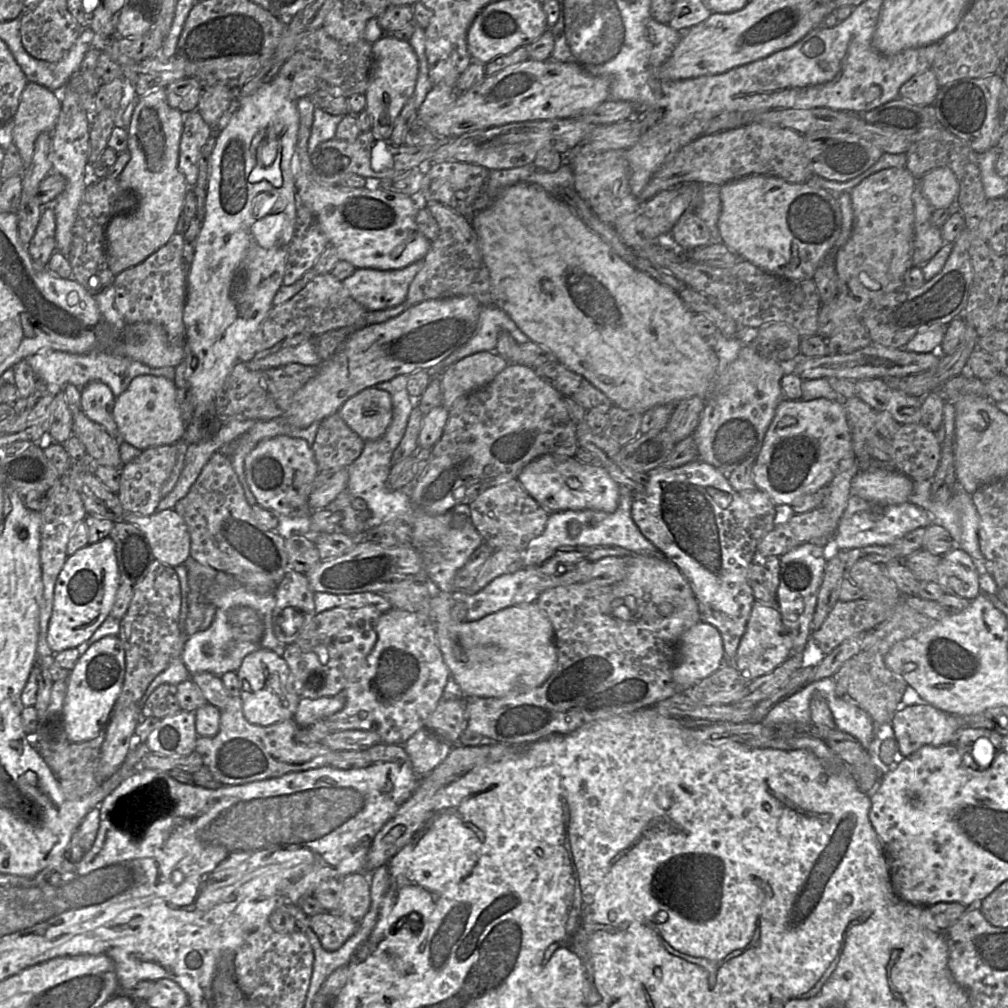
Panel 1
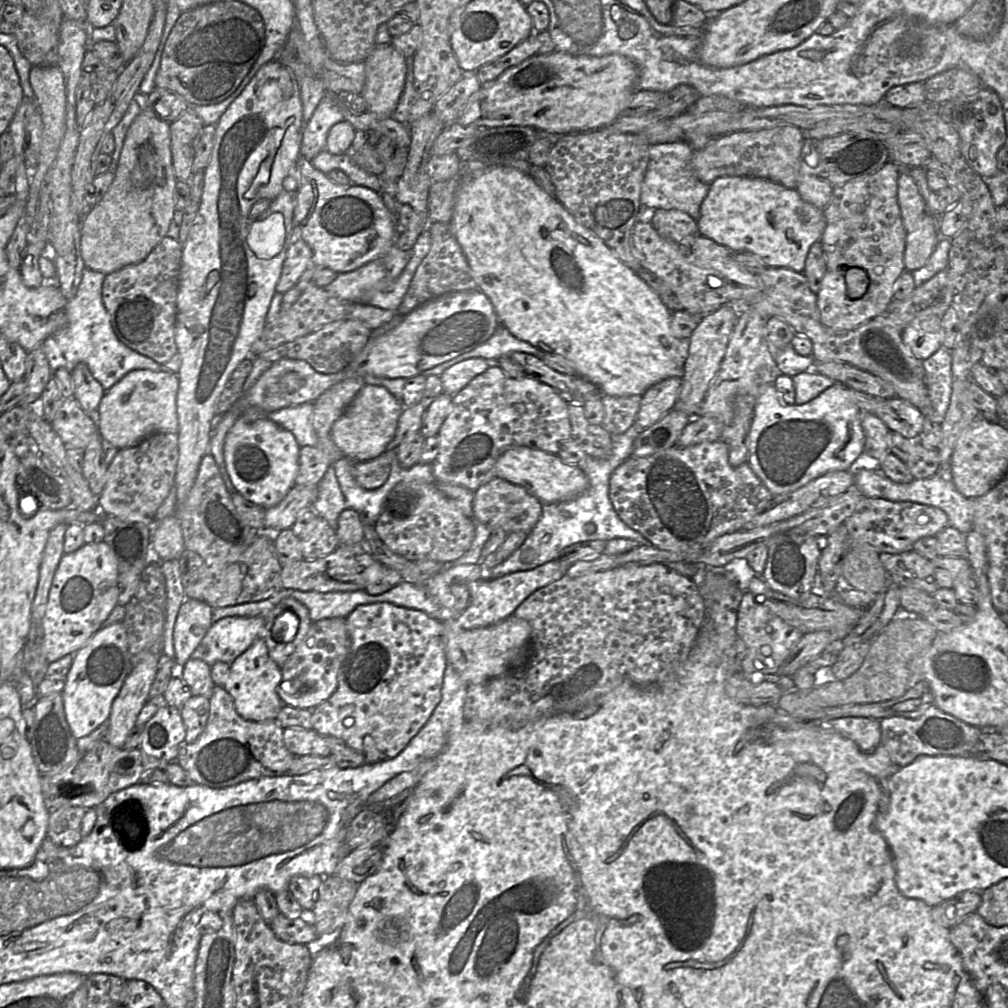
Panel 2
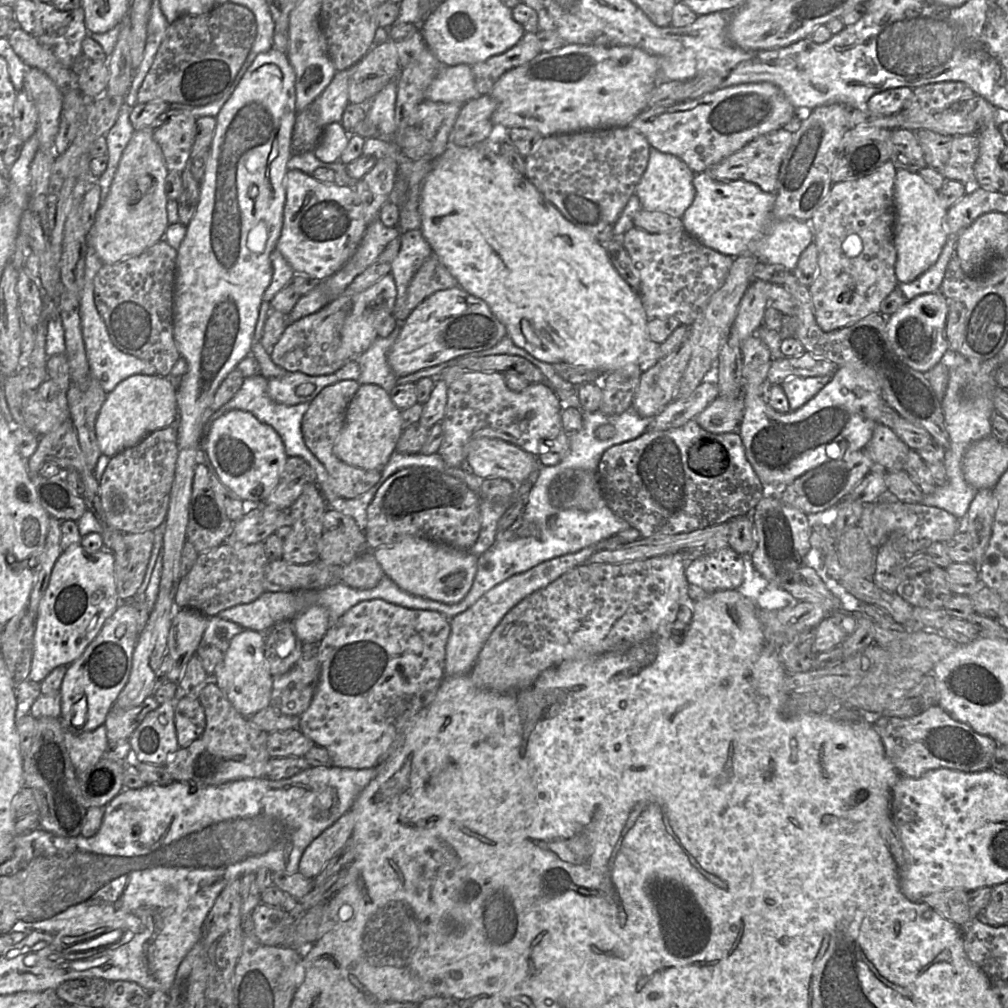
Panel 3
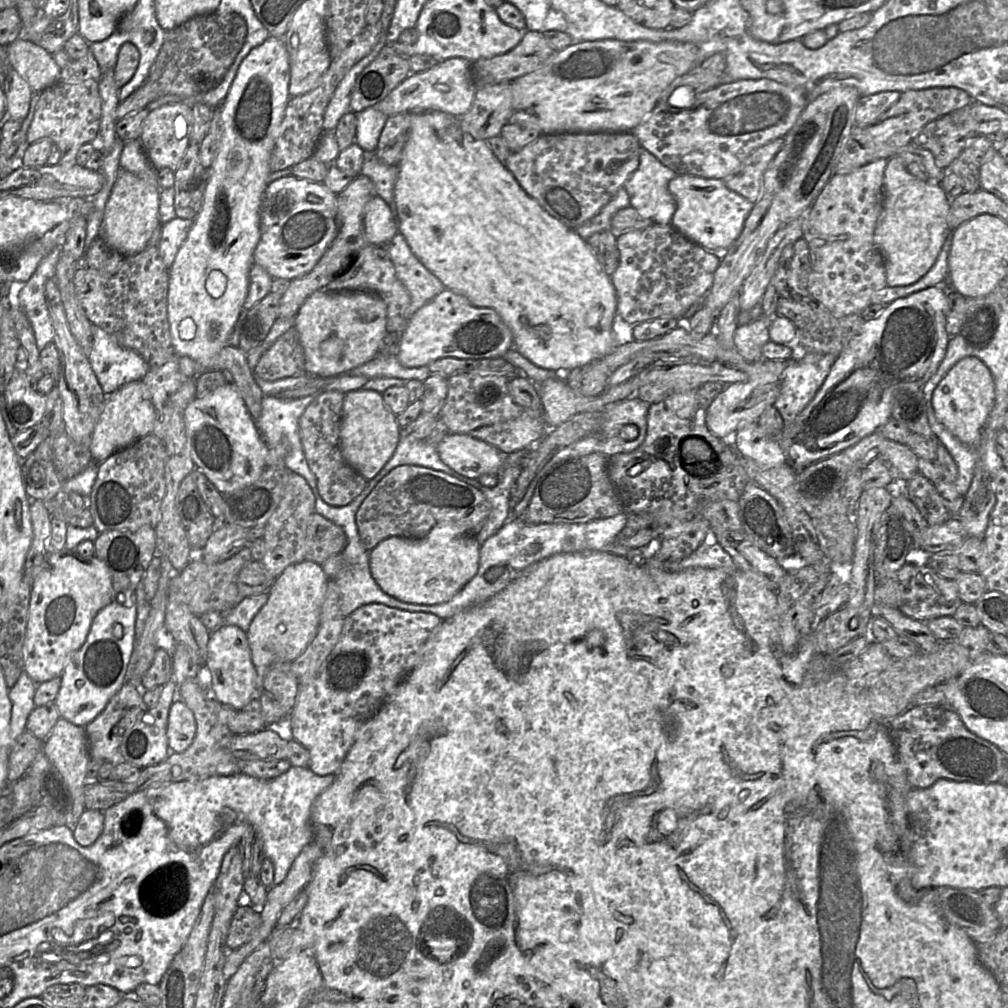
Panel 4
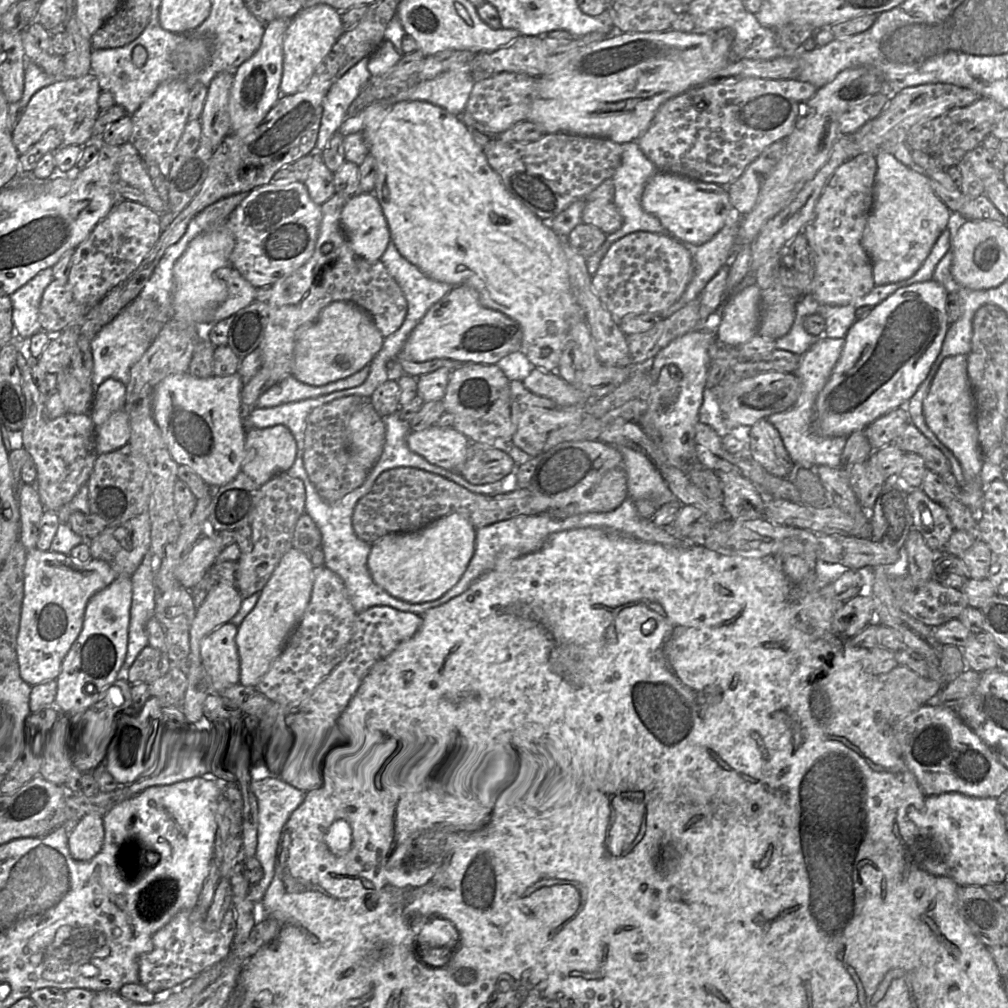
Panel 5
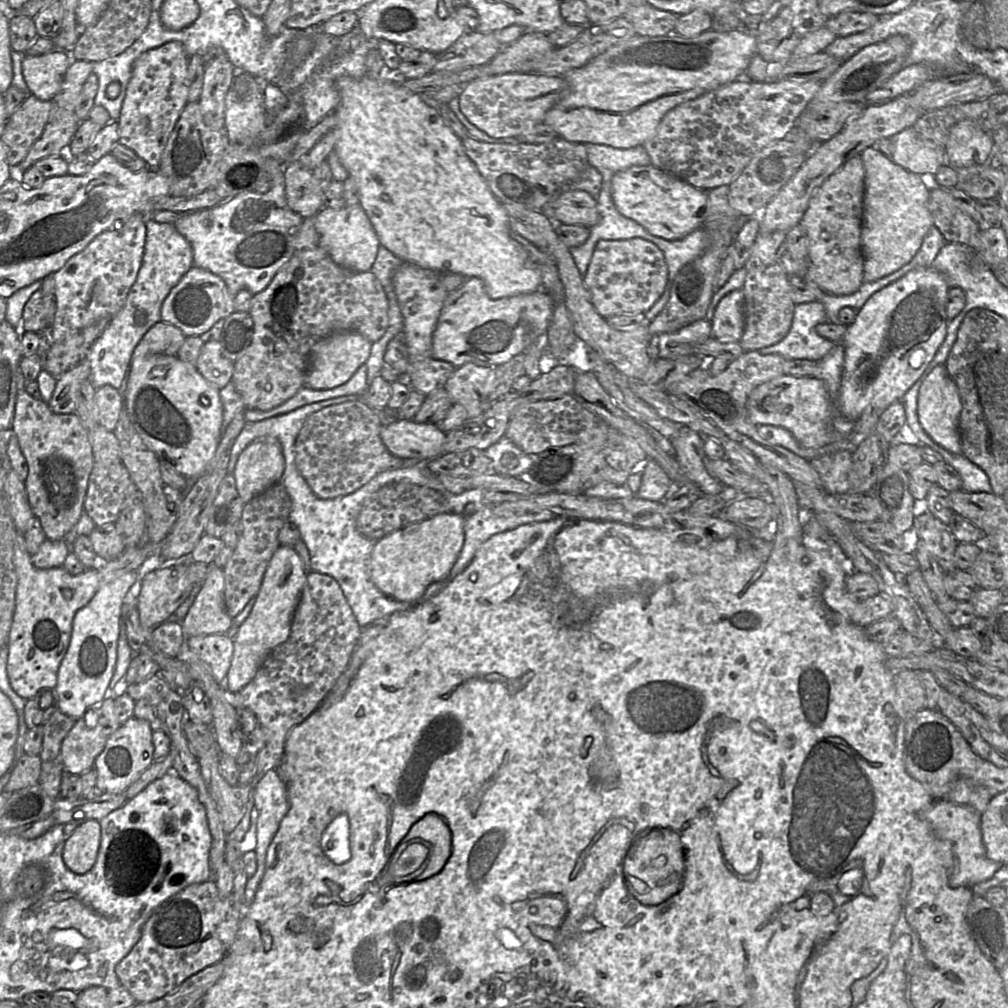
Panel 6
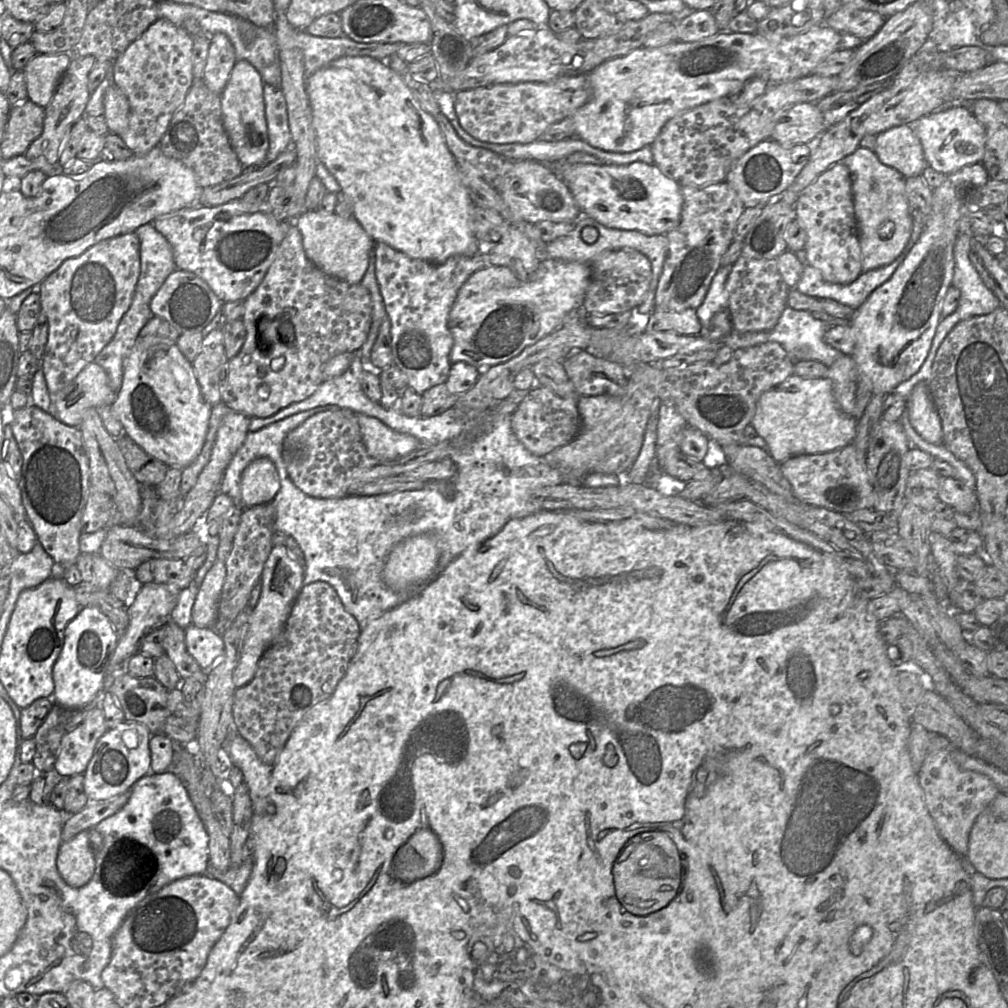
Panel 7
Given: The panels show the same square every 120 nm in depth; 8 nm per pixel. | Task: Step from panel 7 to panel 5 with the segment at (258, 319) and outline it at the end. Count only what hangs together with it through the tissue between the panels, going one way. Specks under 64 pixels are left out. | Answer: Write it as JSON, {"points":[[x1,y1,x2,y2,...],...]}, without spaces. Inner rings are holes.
{"points":[[334,194,321,205,322,218,312,257,292,274,271,285,264,337,257,349,262,355,261,367,271,370,274,384,292,375,295,335,299,327,316,320,331,302,349,301,366,310,384,338,399,329,405,320,407,301,398,283,380,260,370,263,355,254,342,232,340,215,350,198]]}

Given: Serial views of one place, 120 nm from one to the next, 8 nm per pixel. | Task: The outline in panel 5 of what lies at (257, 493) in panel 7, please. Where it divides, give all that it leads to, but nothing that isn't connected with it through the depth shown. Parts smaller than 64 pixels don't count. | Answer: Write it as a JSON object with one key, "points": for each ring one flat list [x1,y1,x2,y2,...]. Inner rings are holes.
{"points":[[247,427,245,457,241,472,262,486,274,476,287,472,296,459,297,444,288,428]]}

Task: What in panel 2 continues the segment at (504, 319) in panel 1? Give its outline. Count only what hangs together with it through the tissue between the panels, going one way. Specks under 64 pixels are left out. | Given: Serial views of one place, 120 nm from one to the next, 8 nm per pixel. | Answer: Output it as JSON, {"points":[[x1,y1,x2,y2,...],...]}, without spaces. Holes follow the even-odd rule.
{"points":[[500,324,486,342,448,361,450,361,450,367,470,358,484,358,491,362,496,362,500,357,509,356,509,354,513,352,531,354,540,360,545,356,542,350,533,347,528,342,519,340,513,336,507,328]]}

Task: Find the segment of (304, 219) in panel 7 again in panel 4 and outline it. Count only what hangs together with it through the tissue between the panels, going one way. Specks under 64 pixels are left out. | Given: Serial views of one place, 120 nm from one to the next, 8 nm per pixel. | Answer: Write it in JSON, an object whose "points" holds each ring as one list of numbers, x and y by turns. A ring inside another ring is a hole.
{"points":[[374,196,364,207,364,234,375,246,387,245,398,232,395,210,379,196]]}

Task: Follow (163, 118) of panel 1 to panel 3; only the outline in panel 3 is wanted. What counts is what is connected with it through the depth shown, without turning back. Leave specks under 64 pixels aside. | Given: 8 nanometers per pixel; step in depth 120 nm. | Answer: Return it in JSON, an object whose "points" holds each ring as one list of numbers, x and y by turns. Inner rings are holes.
{"points":[[153,128,134,131,120,159,106,200,100,206,96,219,88,232,87,244,91,246,103,264,114,264,135,257,163,239,169,226,167,218,168,197,165,180,169,173,162,150,153,138]]}

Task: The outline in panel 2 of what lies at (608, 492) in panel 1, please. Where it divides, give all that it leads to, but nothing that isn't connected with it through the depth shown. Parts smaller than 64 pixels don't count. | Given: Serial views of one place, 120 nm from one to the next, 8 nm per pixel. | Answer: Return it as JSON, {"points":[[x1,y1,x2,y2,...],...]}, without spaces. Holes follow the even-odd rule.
{"points":[[528,447,504,451,495,465,496,477,524,488,542,504,571,500,588,488,588,478,577,466,564,463,557,455]]}

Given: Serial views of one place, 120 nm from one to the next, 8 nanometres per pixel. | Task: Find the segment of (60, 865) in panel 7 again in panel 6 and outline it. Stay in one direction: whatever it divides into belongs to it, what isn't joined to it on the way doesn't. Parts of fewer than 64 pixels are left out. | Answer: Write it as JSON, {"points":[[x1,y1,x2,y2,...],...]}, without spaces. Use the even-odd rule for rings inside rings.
{"points":[[97,820,81,823,66,839,63,861,75,874,85,874,94,866,100,848,101,825]]}

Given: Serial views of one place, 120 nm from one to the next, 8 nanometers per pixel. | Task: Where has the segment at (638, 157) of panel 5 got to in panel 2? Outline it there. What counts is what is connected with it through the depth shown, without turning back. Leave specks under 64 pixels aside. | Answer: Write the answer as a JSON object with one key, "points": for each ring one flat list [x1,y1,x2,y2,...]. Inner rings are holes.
{"points":[[685,141,659,143,649,146,649,163,641,186,640,201,648,210,680,210,695,220,709,191,709,184,699,180,692,168,692,147]]}

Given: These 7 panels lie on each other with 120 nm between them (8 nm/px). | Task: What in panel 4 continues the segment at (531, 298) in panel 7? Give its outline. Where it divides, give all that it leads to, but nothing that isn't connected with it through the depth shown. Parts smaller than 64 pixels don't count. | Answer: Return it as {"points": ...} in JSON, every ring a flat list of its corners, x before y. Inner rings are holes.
{"points":[[444,289,407,321,398,345,397,358,405,367,428,366,447,357,459,359,500,358,514,347,511,330,492,308,472,305,465,296]]}

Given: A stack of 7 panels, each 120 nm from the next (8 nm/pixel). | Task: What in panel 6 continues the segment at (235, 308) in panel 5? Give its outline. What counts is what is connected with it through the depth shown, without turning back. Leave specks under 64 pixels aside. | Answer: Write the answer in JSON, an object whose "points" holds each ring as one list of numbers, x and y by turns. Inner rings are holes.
{"points":[[193,266,171,289,161,306,161,320,179,328,186,337,200,336,219,319,235,311,234,296,224,280,203,268]]}

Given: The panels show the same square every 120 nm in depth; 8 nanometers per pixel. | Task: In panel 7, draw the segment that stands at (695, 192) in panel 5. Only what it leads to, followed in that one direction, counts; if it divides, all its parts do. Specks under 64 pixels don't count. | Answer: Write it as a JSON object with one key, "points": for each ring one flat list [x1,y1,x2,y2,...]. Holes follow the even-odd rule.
{"points":[[565,161,551,163,559,178,571,191,582,216,588,216,601,225,621,230,637,230,648,235,663,235,680,222,683,198,681,186,666,176,654,163,632,162,627,165,613,164,567,164]]}

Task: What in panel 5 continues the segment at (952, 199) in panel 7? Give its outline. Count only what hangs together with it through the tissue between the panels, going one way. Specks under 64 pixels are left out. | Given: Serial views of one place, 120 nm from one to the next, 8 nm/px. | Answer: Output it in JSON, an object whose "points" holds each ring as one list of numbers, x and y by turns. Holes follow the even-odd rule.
{"points":[[934,279,914,283,896,290,877,304,866,318,855,321,845,336,840,358,816,400,816,433,828,437,848,437,855,431,865,430,891,410,906,406,942,350,950,326,946,311,947,294,946,289]]}

